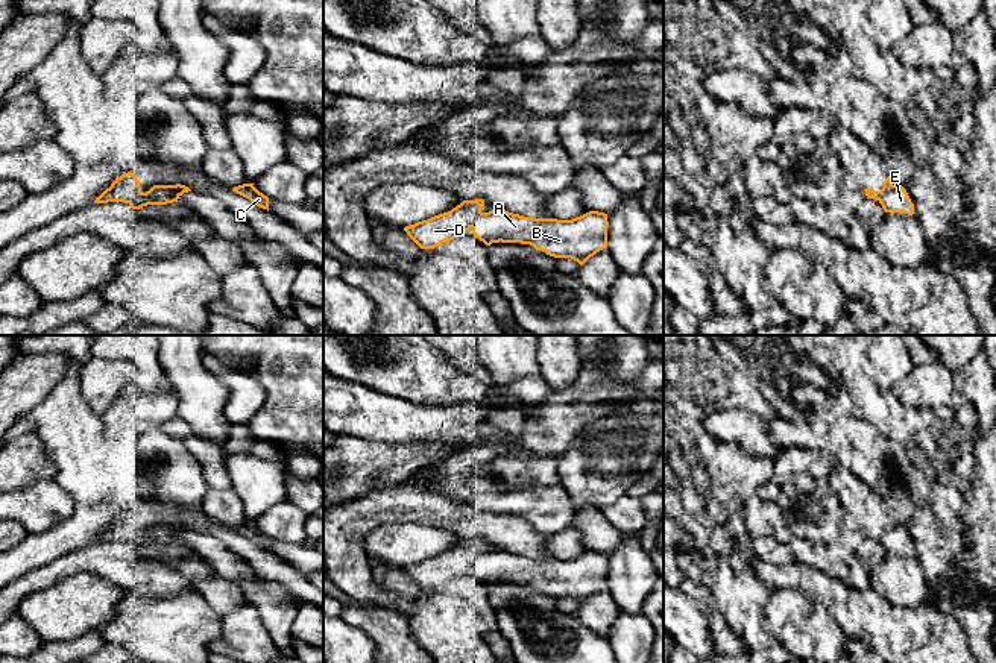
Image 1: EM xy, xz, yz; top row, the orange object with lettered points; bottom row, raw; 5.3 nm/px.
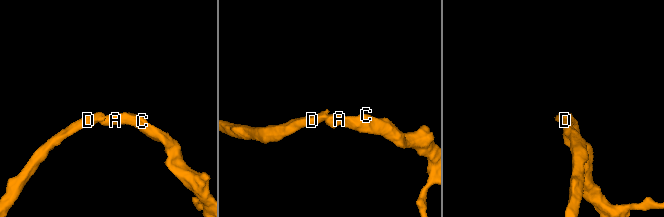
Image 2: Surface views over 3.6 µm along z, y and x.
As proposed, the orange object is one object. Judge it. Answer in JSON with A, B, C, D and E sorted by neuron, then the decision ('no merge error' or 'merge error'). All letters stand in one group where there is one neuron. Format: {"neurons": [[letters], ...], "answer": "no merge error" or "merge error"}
{"neurons": [["A", "B", "C", "D", "E"]], "answer": "no merge error"}

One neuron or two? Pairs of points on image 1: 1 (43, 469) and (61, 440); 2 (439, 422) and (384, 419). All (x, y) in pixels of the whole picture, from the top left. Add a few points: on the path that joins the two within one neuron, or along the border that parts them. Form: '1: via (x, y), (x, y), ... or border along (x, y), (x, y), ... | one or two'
1: border along (32, 433), (43, 442), (55, 468), (55, 480) | two
2: via (425, 422), (398, 419) | one

